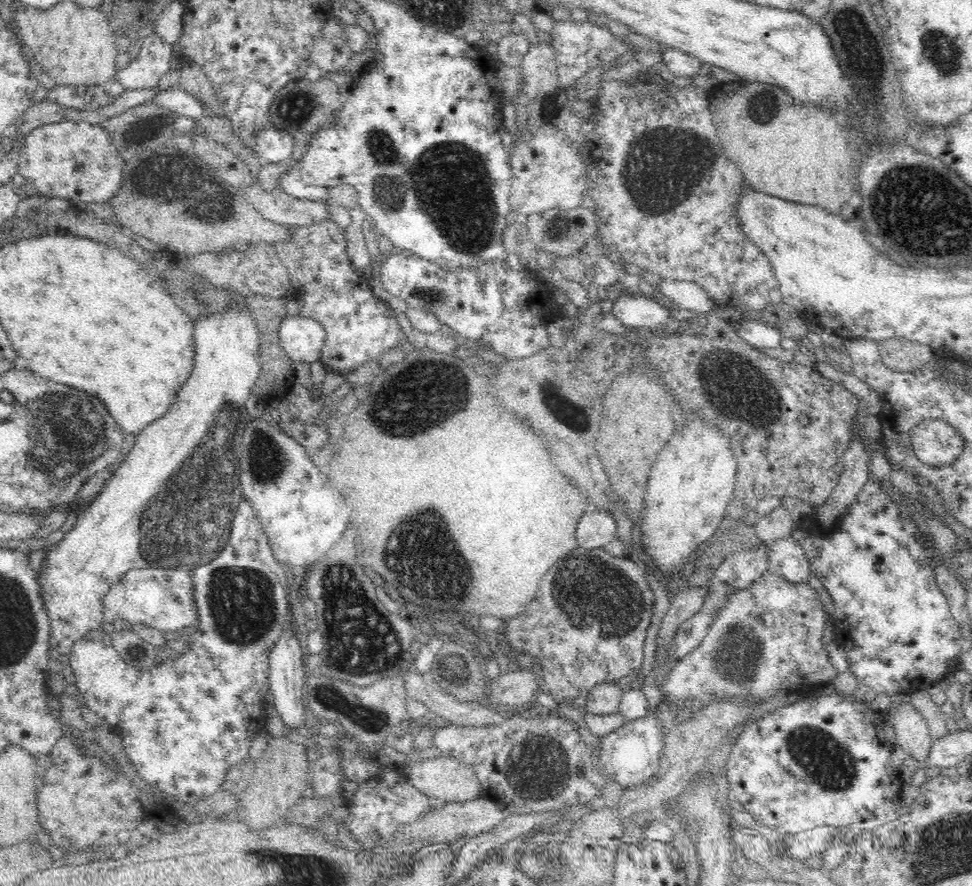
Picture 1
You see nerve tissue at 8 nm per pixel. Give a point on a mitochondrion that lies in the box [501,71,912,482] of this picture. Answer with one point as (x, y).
(672, 168)

